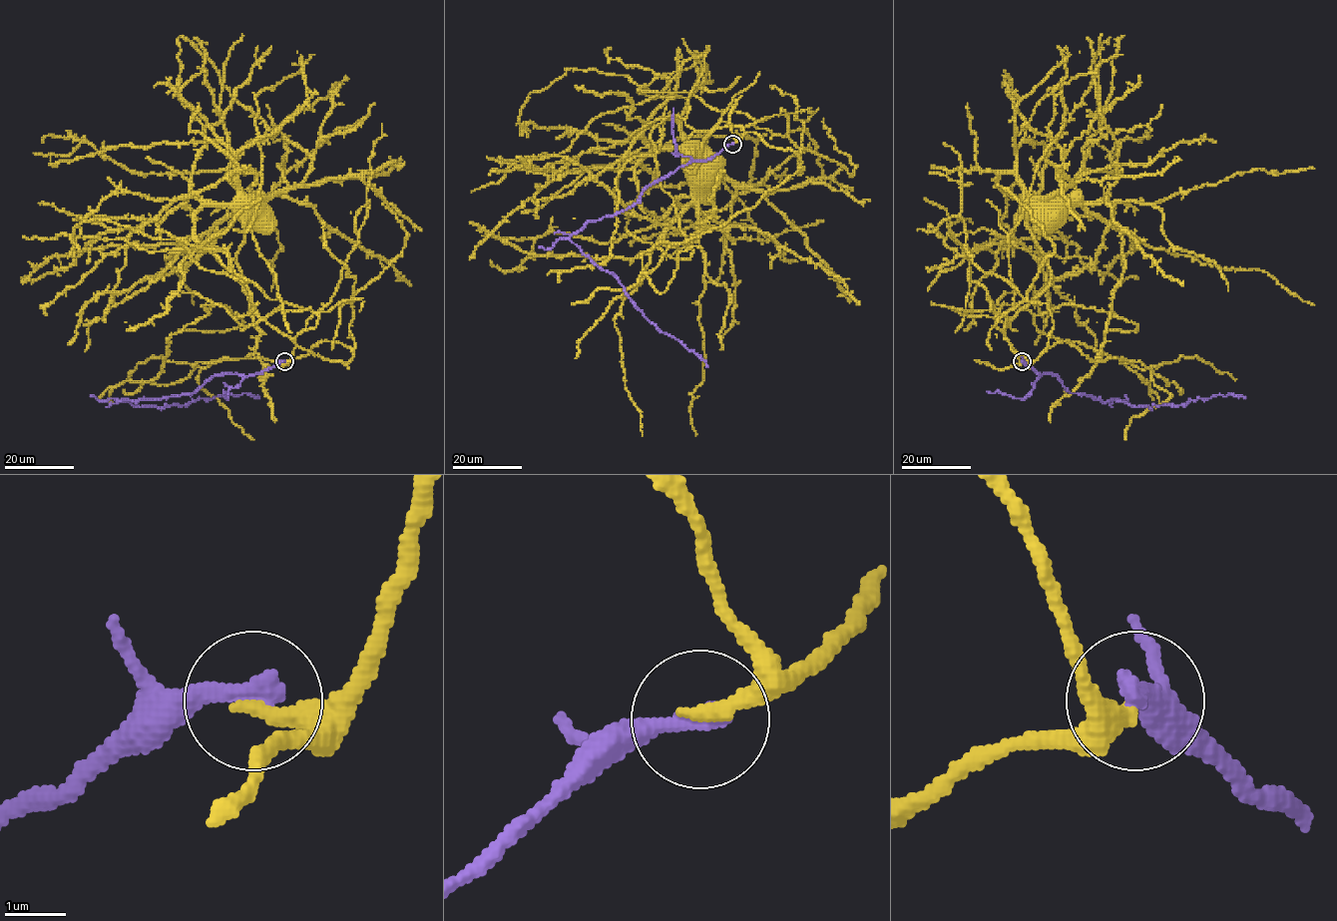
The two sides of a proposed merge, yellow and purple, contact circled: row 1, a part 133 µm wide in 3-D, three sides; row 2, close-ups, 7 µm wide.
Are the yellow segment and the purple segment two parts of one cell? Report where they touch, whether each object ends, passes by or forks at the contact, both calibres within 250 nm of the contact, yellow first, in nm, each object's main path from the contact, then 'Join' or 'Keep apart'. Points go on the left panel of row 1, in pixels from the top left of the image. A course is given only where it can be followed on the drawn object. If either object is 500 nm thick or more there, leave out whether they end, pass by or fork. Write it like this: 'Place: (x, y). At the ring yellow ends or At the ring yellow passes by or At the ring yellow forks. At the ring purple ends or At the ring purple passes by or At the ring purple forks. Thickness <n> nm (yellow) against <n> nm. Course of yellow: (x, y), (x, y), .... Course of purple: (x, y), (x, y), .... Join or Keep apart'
Place: (284, 361). At the ring yellow ends. At the ring purple ends. Thickness 280 nm (yellow) against 360 nm. Course of yellow: (283, 361), (289, 359), (295, 344), (254, 310), (251, 292), (238, 265), (237, 250), (244, 239), (242, 204). Course of purple: (283, 361), (256, 374), (217, 373), (192, 393), (122, 400), (136, 406), (162, 408), (228, 395), (258, 397). Join

